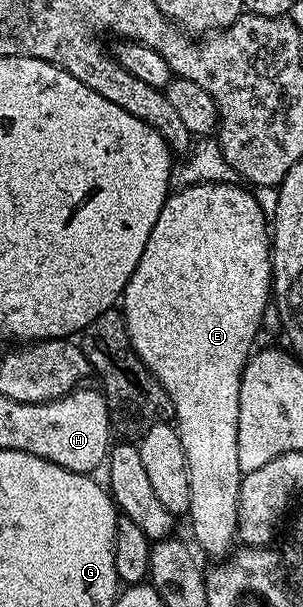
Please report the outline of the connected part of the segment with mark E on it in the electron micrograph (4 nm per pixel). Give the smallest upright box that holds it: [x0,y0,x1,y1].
[120,181,272,559]

